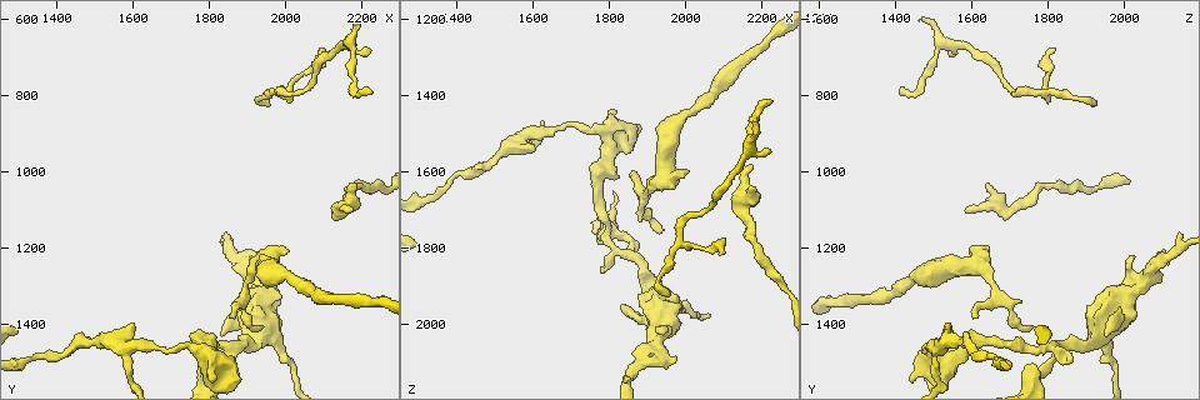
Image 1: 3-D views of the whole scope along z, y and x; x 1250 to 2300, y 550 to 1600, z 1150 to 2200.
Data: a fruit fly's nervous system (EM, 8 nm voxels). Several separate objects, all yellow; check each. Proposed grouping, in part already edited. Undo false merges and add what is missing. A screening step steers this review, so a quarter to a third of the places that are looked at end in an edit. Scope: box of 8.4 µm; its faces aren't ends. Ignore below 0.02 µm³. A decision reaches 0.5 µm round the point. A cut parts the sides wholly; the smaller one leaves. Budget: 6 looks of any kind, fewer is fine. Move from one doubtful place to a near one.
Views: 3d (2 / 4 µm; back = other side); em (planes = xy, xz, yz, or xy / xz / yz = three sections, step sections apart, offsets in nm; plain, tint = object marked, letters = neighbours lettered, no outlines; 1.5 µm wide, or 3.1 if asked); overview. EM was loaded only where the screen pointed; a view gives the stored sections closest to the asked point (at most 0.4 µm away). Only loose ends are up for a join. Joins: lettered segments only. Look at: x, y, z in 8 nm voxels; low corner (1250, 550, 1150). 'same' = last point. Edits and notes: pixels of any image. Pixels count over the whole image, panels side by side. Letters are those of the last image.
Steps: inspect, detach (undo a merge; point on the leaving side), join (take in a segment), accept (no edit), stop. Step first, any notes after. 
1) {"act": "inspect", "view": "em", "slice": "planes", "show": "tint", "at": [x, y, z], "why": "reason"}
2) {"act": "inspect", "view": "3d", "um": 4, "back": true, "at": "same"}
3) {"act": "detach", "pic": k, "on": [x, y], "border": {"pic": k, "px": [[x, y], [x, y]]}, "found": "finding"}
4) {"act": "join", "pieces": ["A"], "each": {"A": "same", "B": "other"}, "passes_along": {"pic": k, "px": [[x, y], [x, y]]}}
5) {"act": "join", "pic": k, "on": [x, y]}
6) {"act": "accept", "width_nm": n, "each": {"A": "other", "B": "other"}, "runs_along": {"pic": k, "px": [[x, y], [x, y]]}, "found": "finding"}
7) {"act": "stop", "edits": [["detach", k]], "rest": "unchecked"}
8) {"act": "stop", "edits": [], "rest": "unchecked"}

{"act": "inspect", "view": "em", "slice": "yz", "step": 4, "show": "letters", "at": [2015, 1490, 1960], "why": "sudden change in width"}

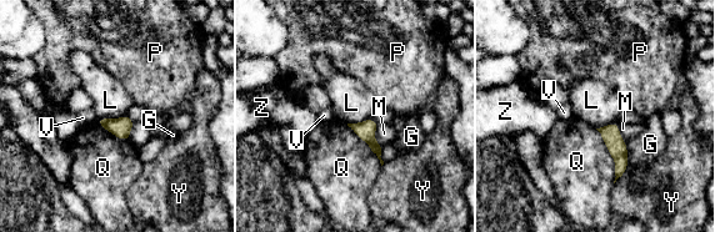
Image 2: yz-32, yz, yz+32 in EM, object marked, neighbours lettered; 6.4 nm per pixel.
{"act": "accept", "width_nm": 120, "each": {"G": "other", "L": "other", "M": "other", "P": "other", "Q": "other", "V": "other", "Y": "other", "Z": "other"}, "border": {"pic": 2, "px": [[126, 115], [98, 119]]}, "found": "one cell here"}

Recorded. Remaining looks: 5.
{"act": "inspect", "view": "em", "slice": "xy", "step": 4, "show": "tint", "at": [1960, 825, 1930], "why": "thin end"}

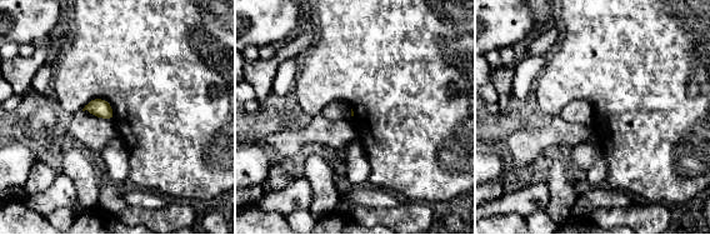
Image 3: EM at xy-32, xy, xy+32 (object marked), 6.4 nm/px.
{"act": "inspect", "view": "em", "slice": "planes", "show": "letters", "at": "same"}

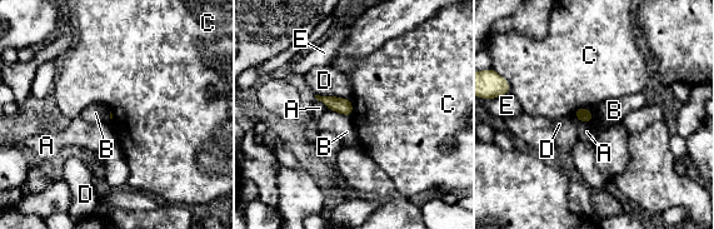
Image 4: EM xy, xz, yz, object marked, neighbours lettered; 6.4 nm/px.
{"act": "accept", "each": {"A": "other", "B": "other", "C": "other", "D": "other", "E": "other"}, "border": {"pic": 4, "px": [[592, 111], [579, 106], [574, 115]]}, "found": "no lettered segment goes on from it"}

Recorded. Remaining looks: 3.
{"act": "inspect", "view": "em", "slice": "yz", "step": 4, "show": "letters", "at": [2225, 795, 1410], "why": "tapers out"}

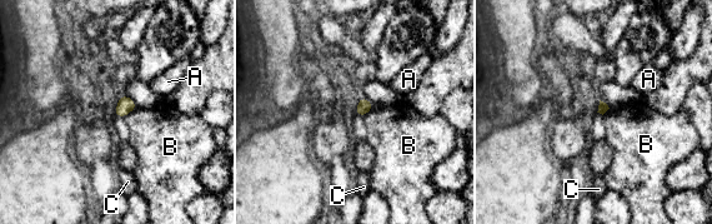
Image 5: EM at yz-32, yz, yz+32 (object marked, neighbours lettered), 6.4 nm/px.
{"act": "inspect", "view": "em", "slice": "planes", "show": "letters", "at": "same", "why": "another direction"}

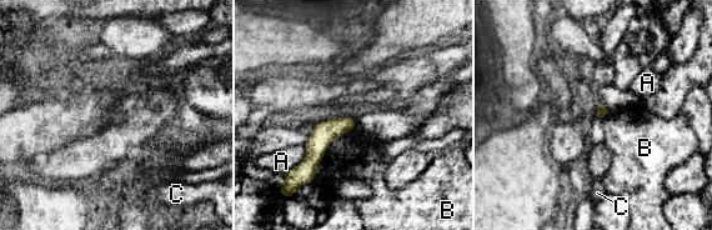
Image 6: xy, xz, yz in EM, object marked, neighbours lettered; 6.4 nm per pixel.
{"act": "accept", "each": {"A": "other", "B": "other", "C": "other"}, "border": {"pic": 6, "px": [[355, 128], [336, 136], [327, 146]]}, "found": "none of them fits"}

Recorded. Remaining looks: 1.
{"act": "stop", "edits": [], "rest": "unchecked"}

